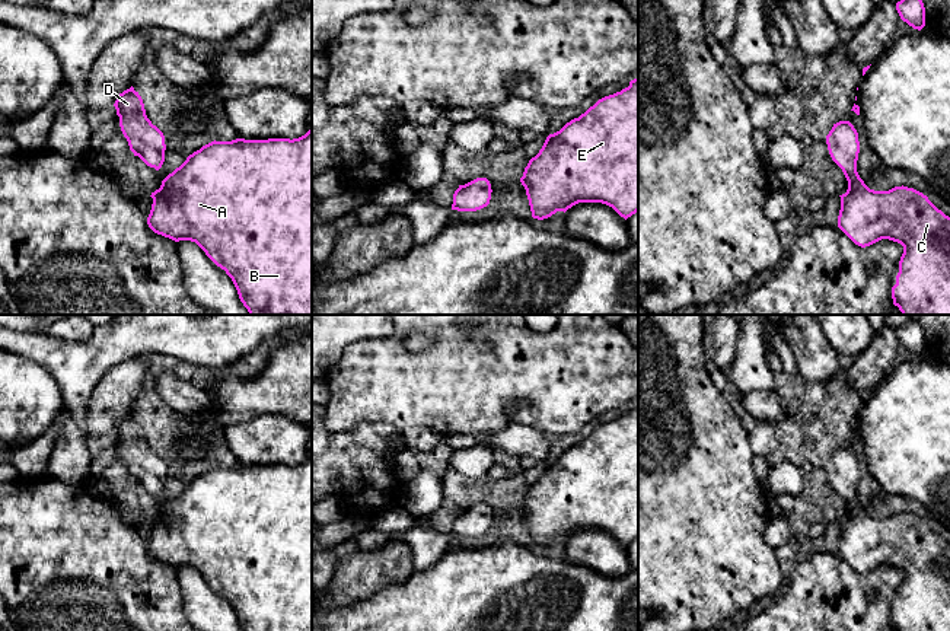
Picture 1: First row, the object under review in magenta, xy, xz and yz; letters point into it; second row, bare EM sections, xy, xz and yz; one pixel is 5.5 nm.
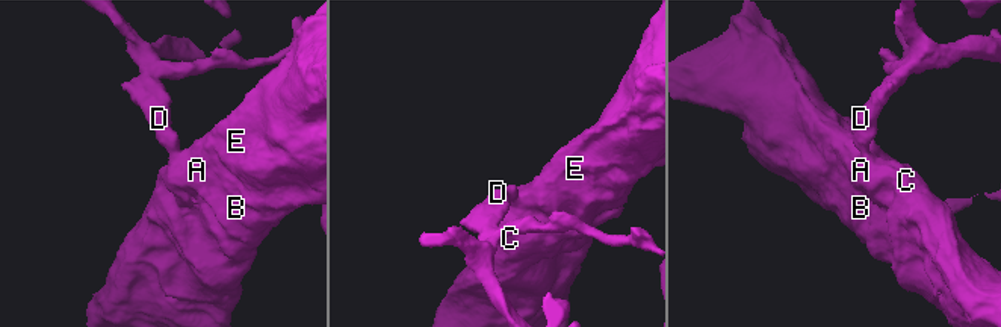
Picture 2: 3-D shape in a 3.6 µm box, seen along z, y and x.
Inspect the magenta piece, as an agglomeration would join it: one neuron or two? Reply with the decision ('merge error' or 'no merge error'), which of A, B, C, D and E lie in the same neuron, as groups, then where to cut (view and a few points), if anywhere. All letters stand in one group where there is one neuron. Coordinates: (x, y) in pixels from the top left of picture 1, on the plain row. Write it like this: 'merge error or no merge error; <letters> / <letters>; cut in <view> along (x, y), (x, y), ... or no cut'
no merge error; A B C D E; no cut

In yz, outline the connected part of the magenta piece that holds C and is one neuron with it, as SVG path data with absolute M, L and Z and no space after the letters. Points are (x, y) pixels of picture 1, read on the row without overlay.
M849 447L833 450L826 471L848 507L838 554L861 574L882 565L903 573L893 631L950 631L950 544L914 514L870 516L857 498L860 468Z

